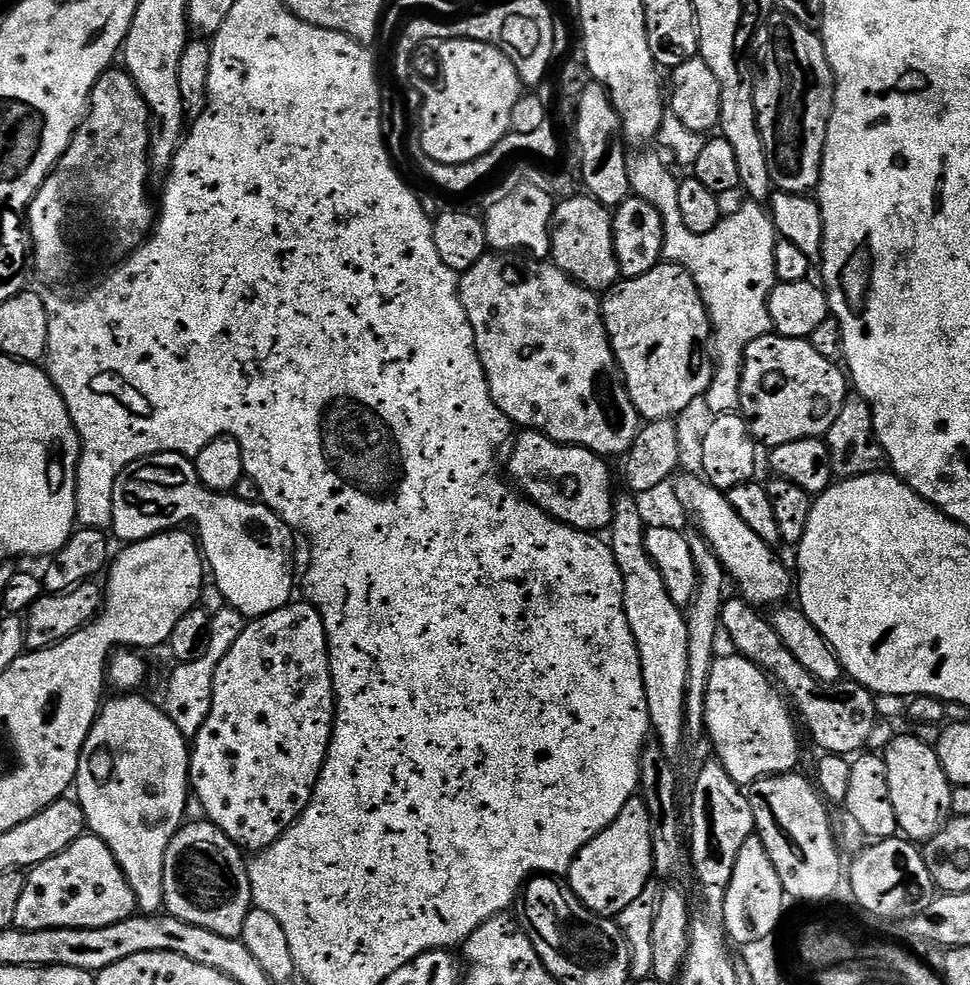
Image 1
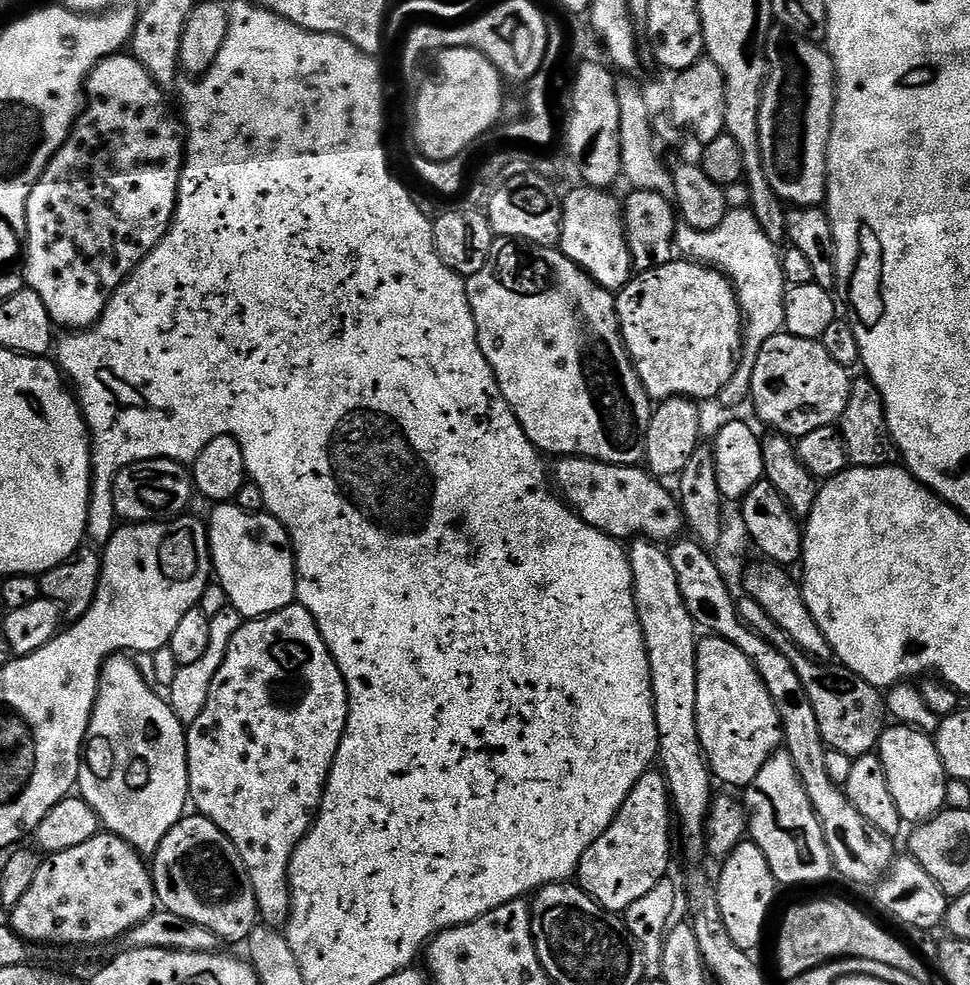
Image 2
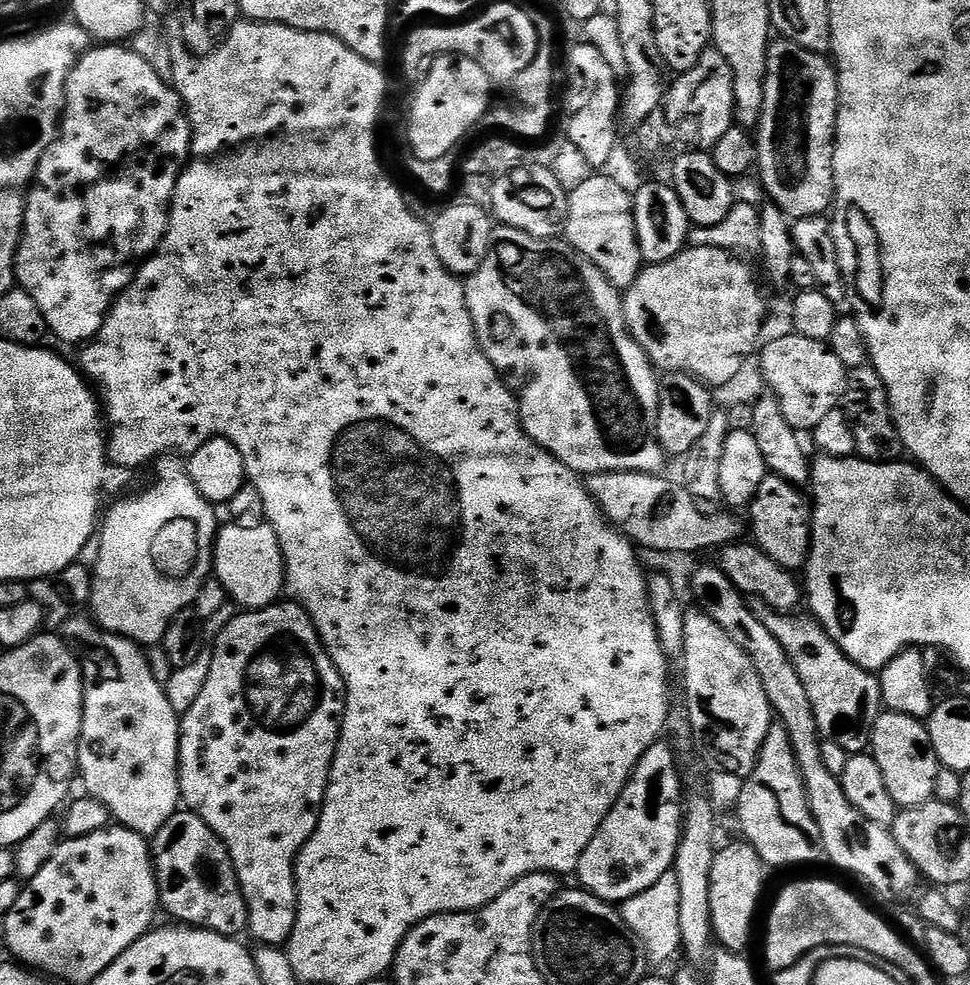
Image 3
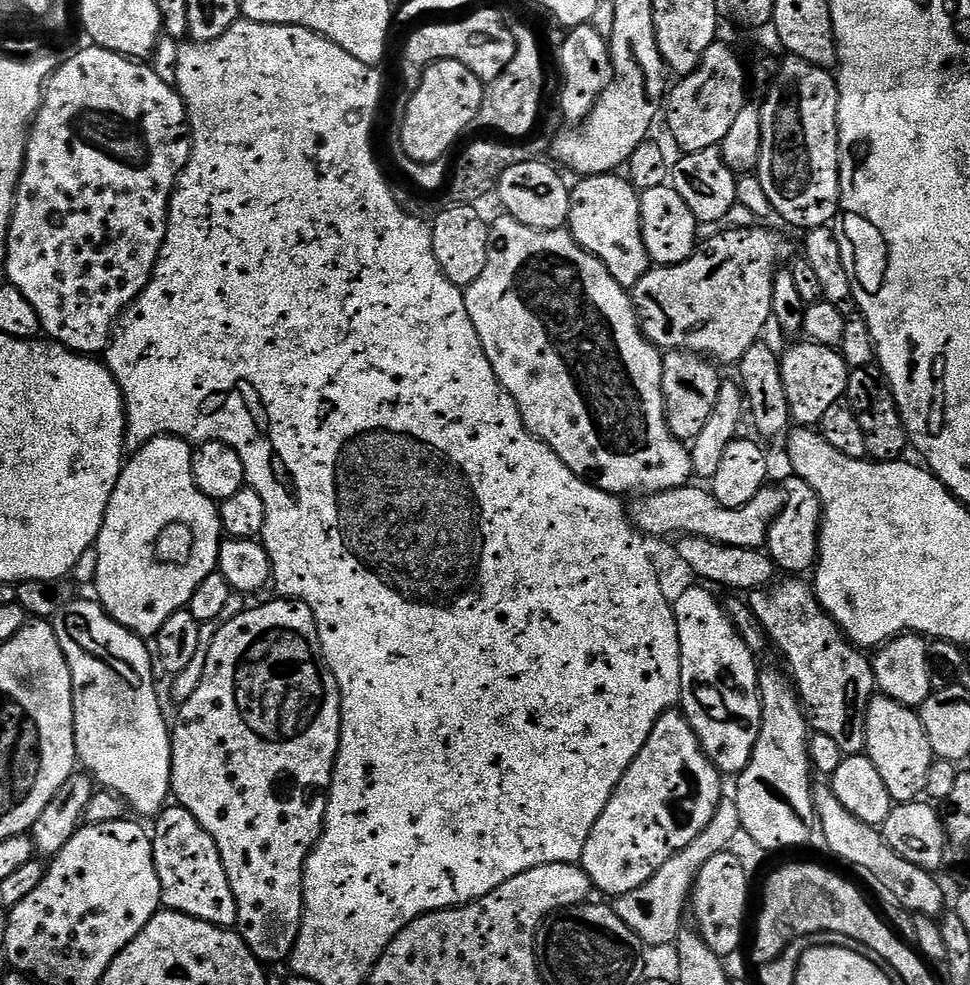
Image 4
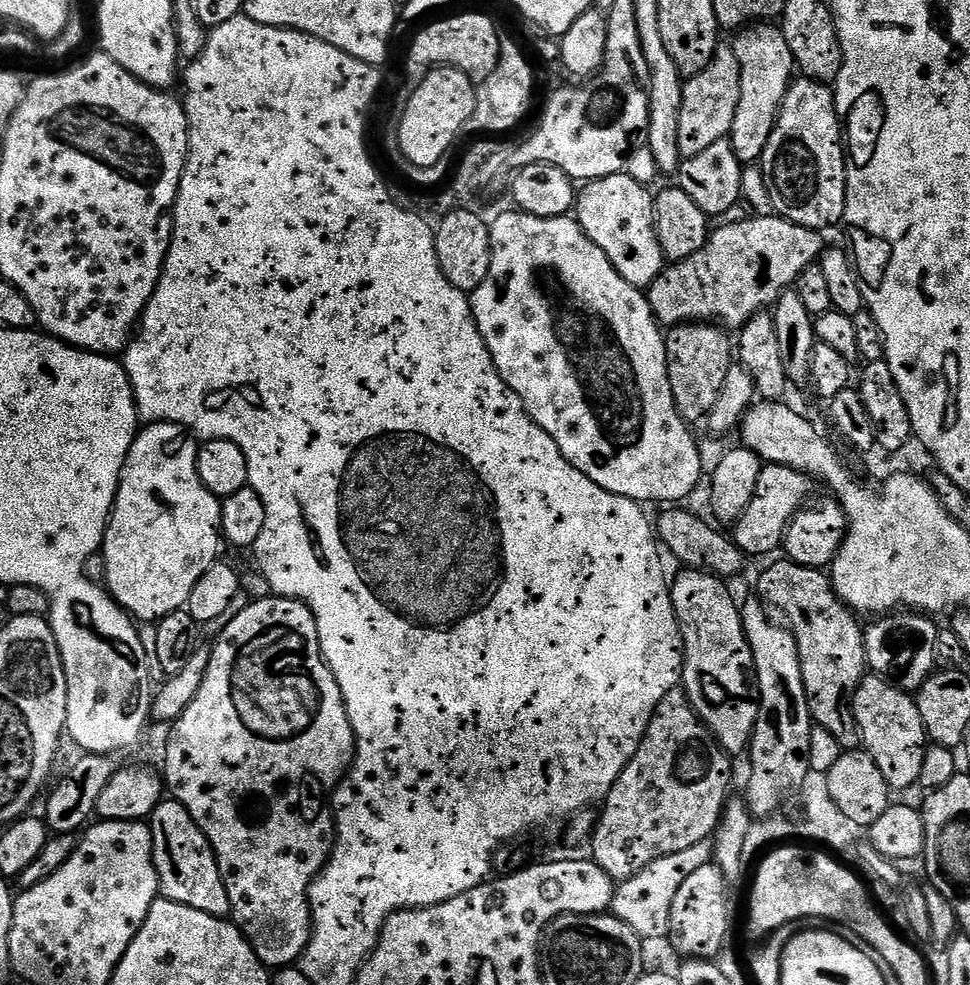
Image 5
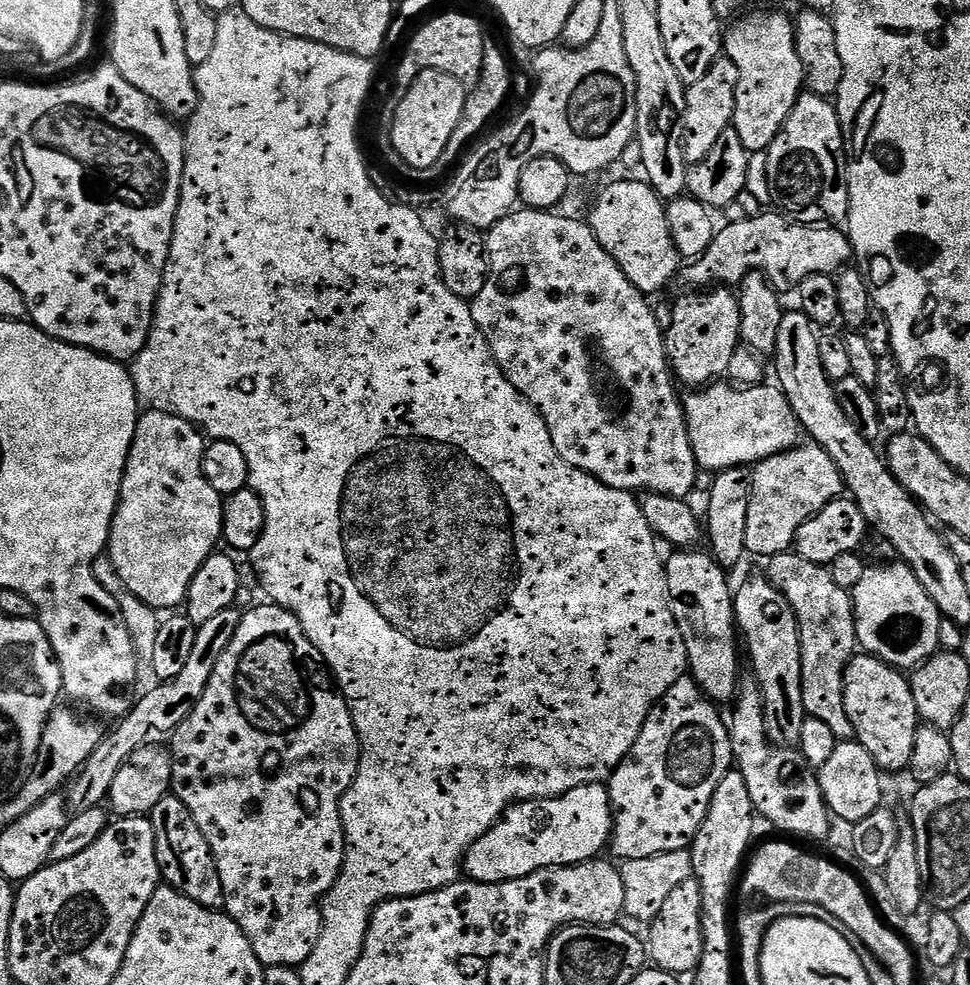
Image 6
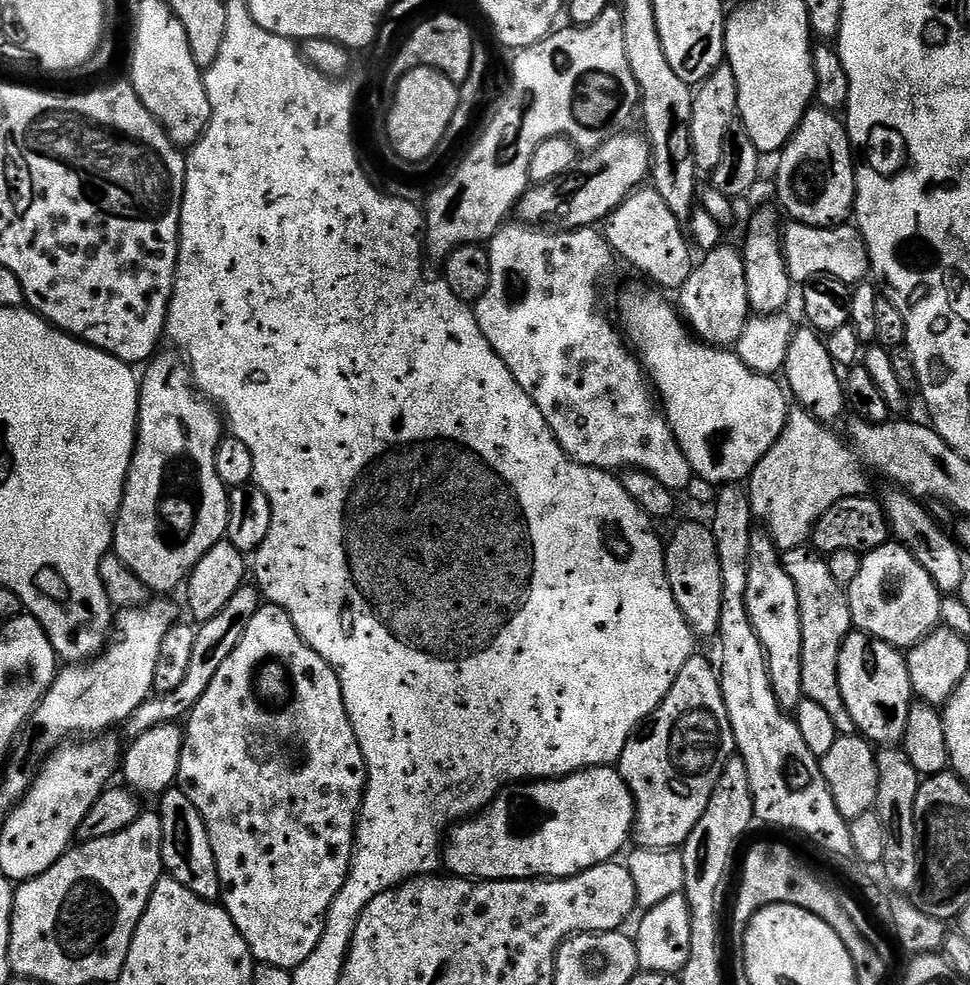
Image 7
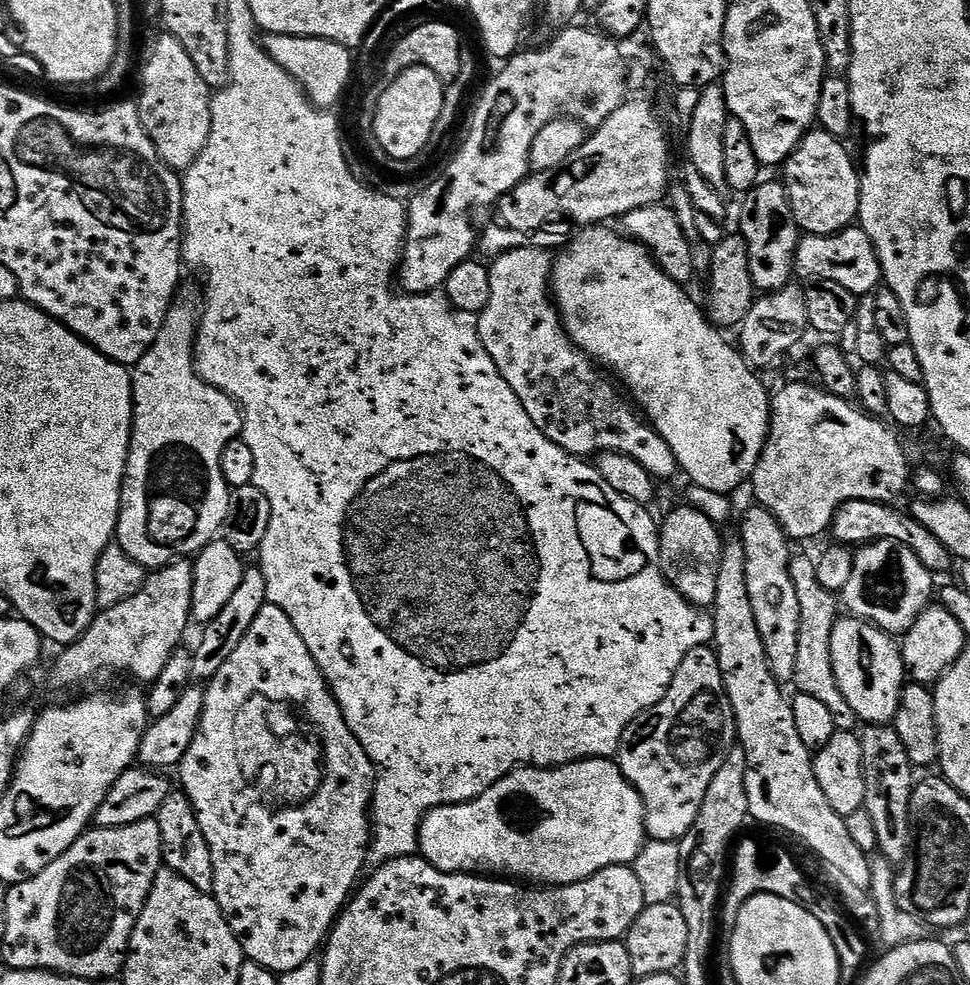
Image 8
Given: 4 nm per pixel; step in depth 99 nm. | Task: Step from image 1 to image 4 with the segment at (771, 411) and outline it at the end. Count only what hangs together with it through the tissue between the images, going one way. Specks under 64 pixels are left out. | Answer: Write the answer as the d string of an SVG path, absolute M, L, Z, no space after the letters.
M803 342L788 348L780 356L782 386L786 386L786 402L793 421L800 426L819 425L822 414L830 406L841 403L848 391L848 364L836 348Z

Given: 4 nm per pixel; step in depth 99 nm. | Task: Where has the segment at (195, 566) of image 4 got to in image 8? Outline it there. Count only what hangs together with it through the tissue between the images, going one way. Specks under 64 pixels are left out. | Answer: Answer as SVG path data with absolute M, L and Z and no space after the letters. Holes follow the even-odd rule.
M173 303L172 307L168 309L168 317L164 320L158 338L154 338L150 350L146 350L146 354L130 372L132 378L132 441L128 447L128 465L124 471L124 489L120 491L120 517L116 523L115 539L122 546L122 550L126 550L126 554L130 554L130 558L134 558L134 562L138 562L146 570L165 568L174 559L174 553L160 540L176 540L180 536L179 555L184 558L192 558L203 550L211 540L215 540L221 535L226 522L226 510L230 506L230 498L232 497L226 478L222 478L222 450L230 441L237 439L244 430L244 413L240 405L231 400L222 390L211 388L196 371L194 349L198 312L197 309L195 312L190 305L180 303ZM163 516L169 516L172 520L176 520L180 516L180 528L176 524L168 524L165 528L160 528L164 524Z

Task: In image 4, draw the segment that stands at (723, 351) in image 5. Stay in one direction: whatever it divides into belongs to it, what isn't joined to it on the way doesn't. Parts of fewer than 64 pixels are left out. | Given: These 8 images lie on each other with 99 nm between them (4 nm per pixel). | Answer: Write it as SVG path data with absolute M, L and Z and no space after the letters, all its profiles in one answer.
M668 350L663 353L663 358L662 394L664 413L668 415L668 429L674 438L691 442L698 438L698 434L702 434L702 426L706 426L706 418L710 418L714 410L714 402L718 402L722 376L716 373L717 365L711 359L695 352Z

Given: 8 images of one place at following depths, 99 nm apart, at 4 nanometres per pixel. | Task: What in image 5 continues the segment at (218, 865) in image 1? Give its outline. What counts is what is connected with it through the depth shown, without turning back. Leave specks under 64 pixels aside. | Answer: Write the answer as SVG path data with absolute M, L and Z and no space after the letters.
M164 798L151 814L150 827L152 861L156 867L156 877L160 879L159 895L182 906L194 906L194 910L202 910L202 914L227 917L232 907L220 867L206 834L202 834L194 818L190 818L188 811L176 800Z

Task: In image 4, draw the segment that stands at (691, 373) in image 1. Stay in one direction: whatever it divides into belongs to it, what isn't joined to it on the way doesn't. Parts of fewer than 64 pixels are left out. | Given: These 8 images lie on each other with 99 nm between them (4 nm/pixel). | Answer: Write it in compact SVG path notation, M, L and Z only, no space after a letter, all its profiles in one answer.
M768 226L730 229L707 238L686 262L649 267L648 273L631 289L632 305L640 320L640 329L652 344L661 350L695 352L721 365L739 365L742 354L761 339L772 315L772 287L780 259L788 252L788 244Z

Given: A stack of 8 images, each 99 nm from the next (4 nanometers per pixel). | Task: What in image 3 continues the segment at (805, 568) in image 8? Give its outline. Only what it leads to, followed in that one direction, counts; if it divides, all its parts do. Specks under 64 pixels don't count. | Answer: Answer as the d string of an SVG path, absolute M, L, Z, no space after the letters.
M747 597L750 614L778 638L786 658L794 662L802 686L810 697L810 706L814 706L814 718L823 739L838 742L842 750L849 754L864 754L869 751L872 742L874 722L882 711L880 699L880 677L877 673L867 672L858 666L830 638L830 634L811 615L776 612L762 598Z

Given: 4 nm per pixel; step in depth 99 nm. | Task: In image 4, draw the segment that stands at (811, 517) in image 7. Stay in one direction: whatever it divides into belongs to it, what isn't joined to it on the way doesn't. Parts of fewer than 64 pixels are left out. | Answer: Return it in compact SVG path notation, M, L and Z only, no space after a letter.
M685 486L641 495L630 504L630 519L645 537L652 536L701 536L726 546L735 548L763 549L768 543L768 531L778 518L784 505L784 494L779 487L766 486L746 502L741 508L723 508L712 497L707 487L692 488Z

